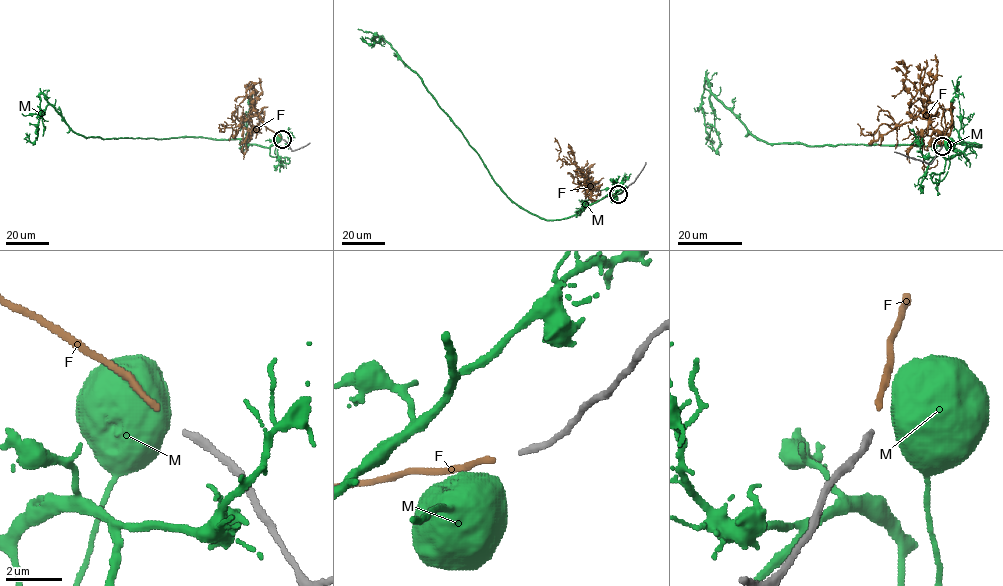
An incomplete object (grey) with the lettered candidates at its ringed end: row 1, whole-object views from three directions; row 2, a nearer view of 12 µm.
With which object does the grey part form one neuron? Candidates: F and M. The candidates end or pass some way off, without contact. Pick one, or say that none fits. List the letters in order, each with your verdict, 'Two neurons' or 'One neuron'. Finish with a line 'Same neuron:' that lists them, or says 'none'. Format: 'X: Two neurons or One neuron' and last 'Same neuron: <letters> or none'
F: One neuron
M: Two neurons
Same neuron: F

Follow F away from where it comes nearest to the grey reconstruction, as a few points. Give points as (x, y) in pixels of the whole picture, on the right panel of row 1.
F: (942, 144), (951, 120), (948, 135), (918, 116), (897, 129), (882, 123), (872, 135), (863, 135), (857, 123)

